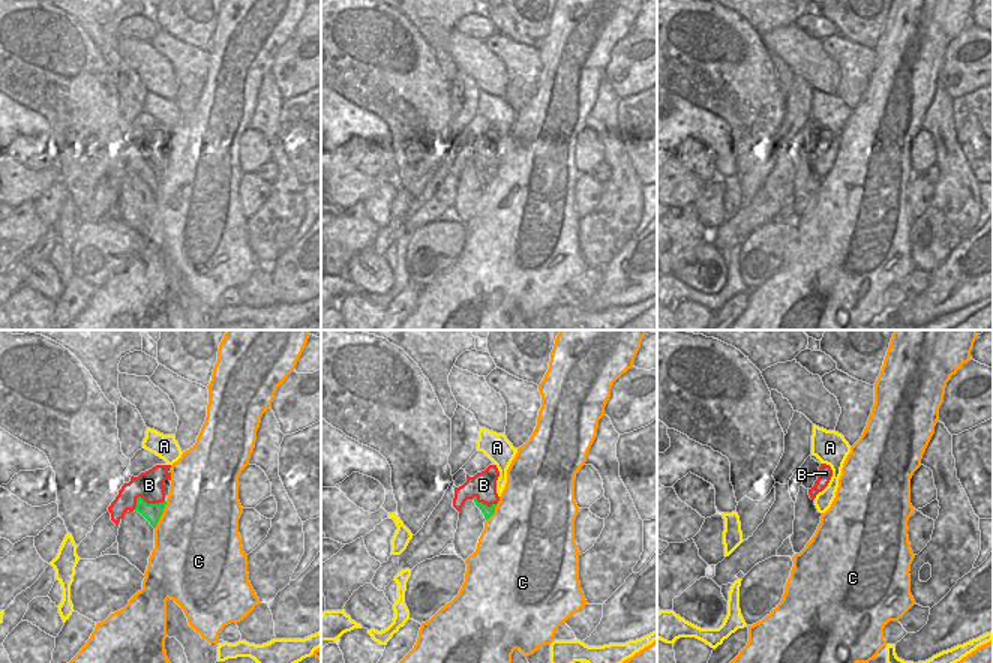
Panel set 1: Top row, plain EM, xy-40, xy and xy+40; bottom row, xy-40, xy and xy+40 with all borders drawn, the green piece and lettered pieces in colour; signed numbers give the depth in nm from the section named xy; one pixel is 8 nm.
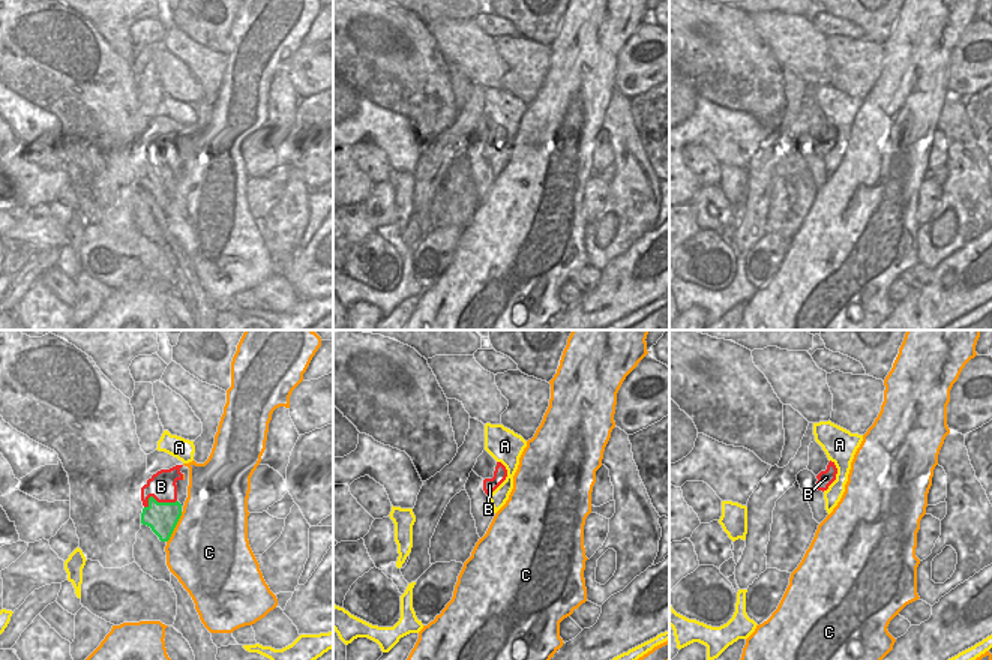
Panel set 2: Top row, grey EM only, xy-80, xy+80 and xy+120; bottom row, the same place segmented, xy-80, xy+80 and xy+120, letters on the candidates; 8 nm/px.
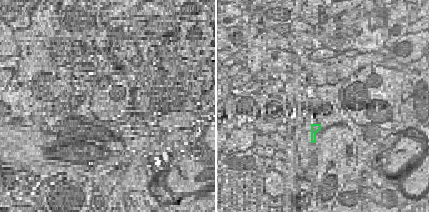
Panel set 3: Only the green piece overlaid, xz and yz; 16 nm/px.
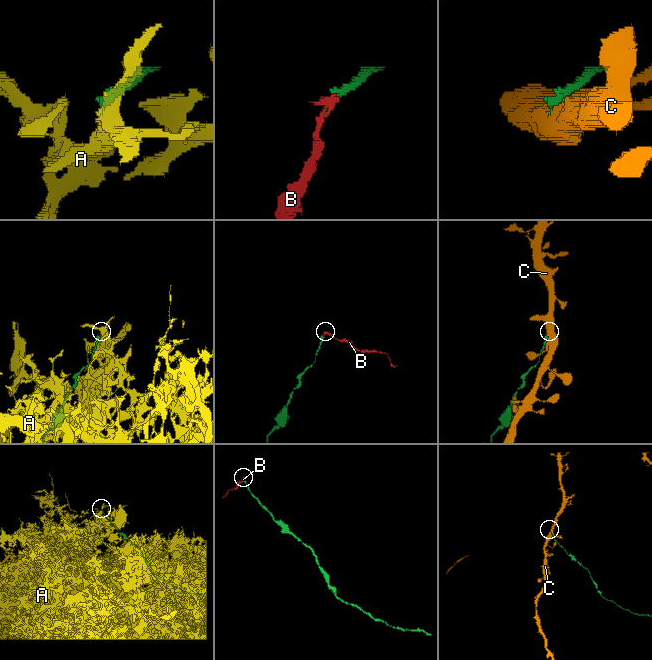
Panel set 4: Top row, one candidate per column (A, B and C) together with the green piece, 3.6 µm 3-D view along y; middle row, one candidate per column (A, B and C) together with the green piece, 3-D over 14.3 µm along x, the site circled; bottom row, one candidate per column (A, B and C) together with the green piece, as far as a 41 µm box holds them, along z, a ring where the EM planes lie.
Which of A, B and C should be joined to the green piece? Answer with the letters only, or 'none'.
none

